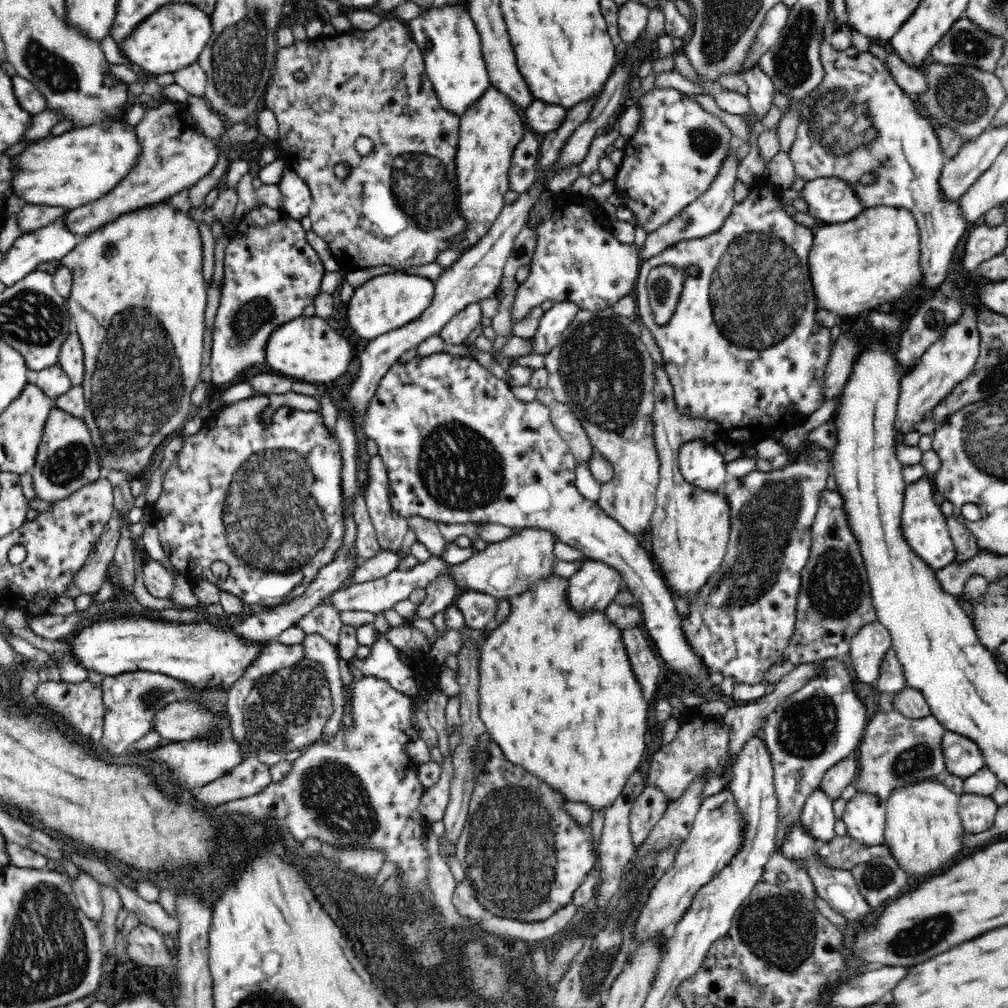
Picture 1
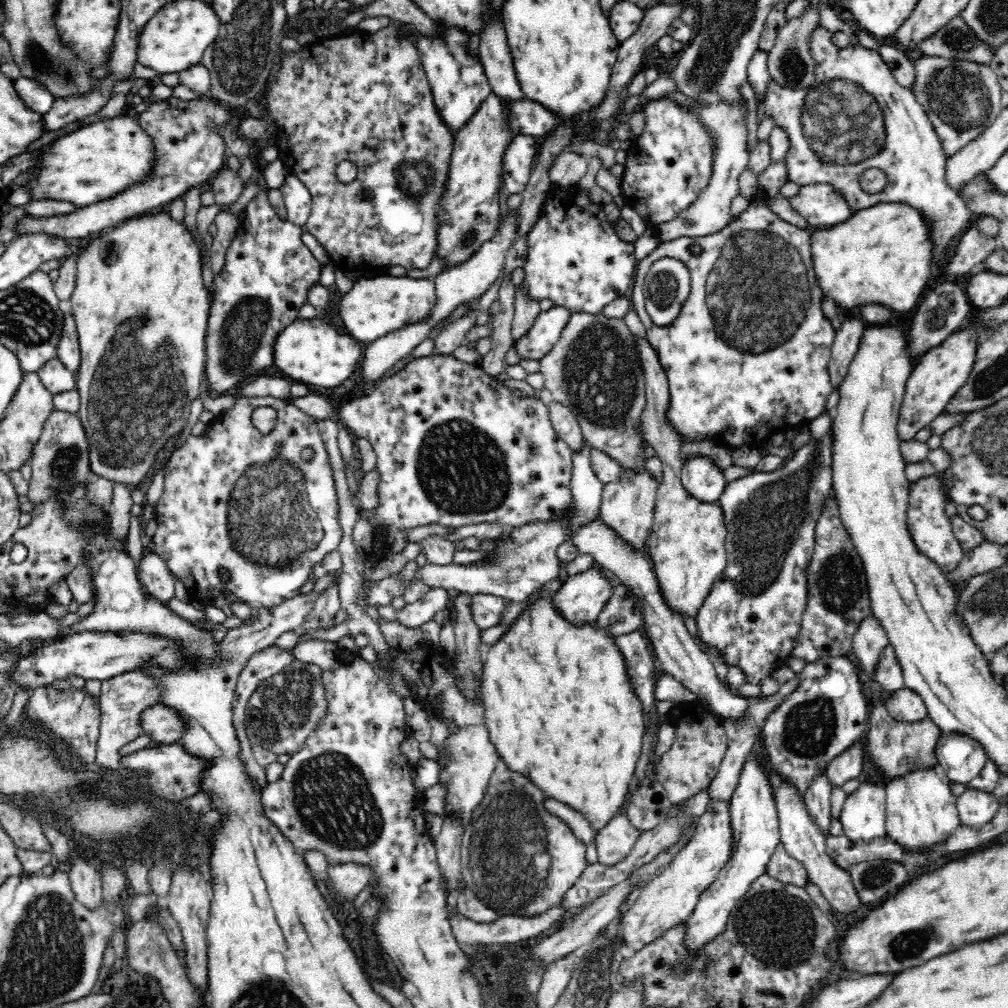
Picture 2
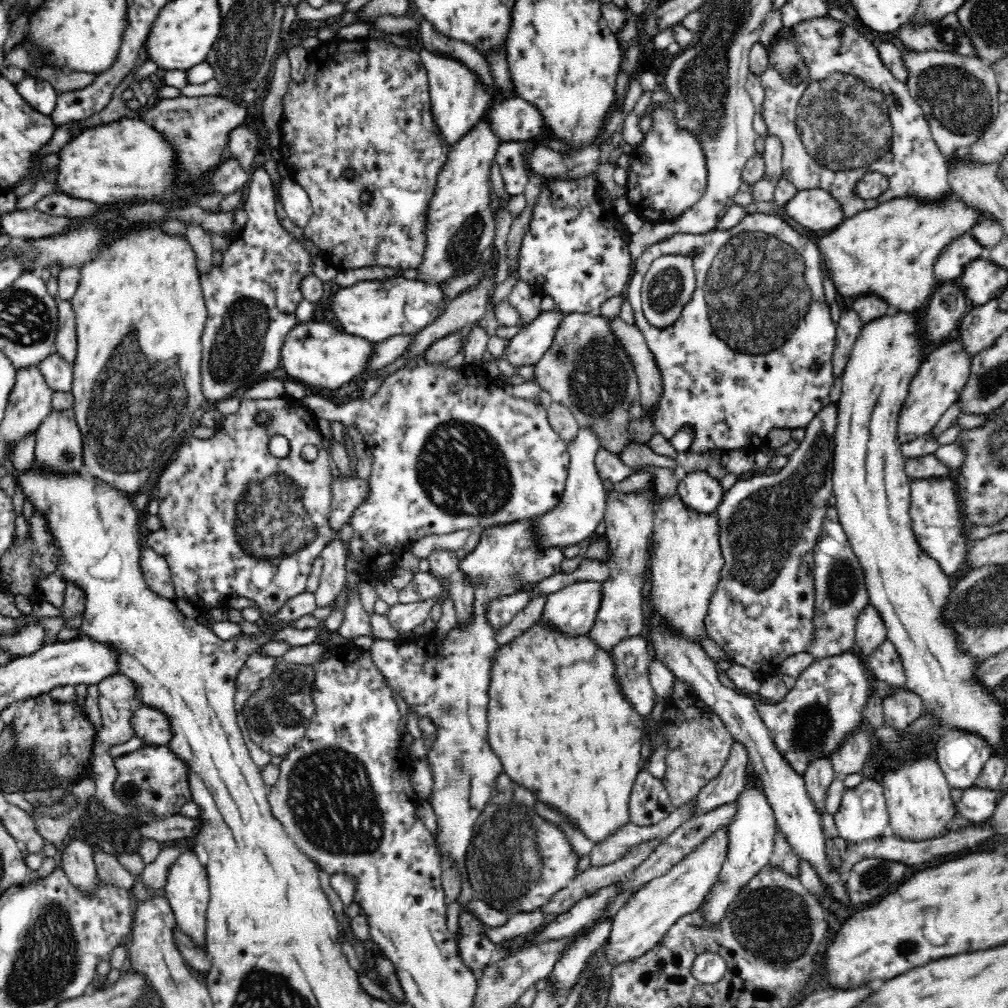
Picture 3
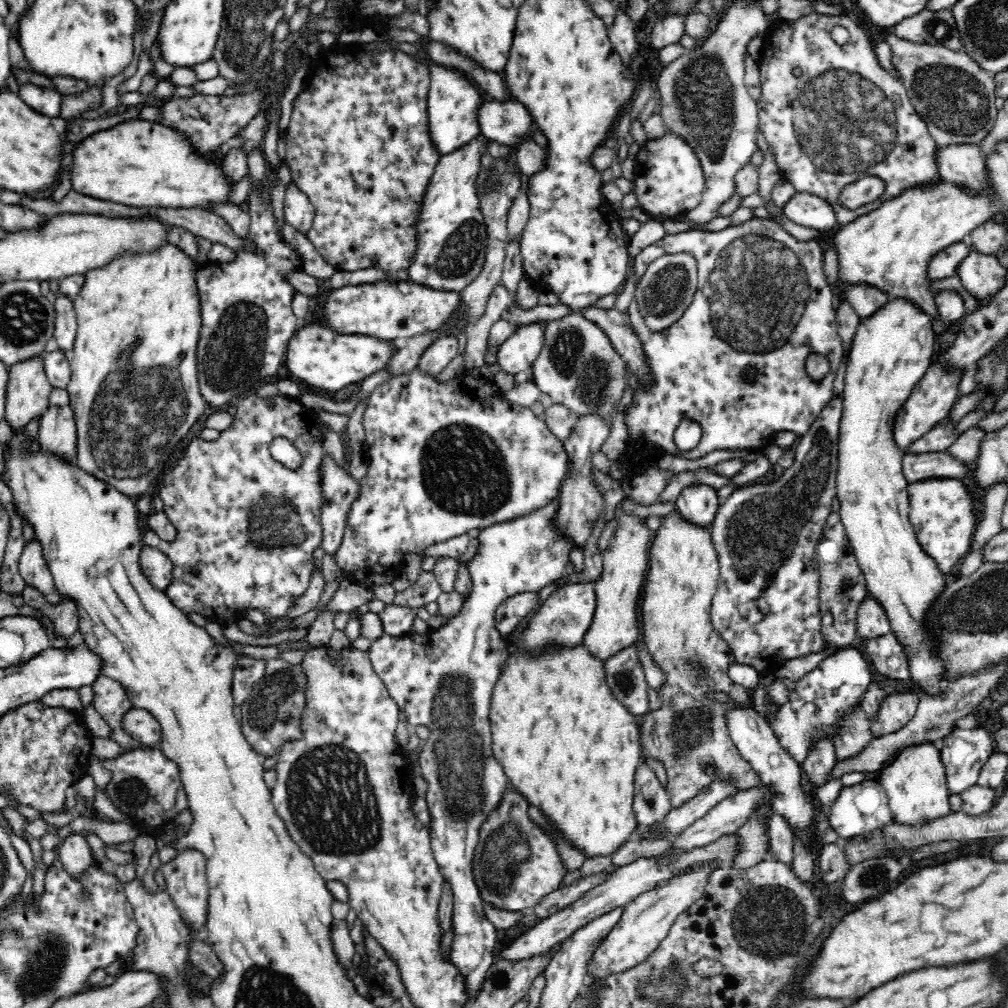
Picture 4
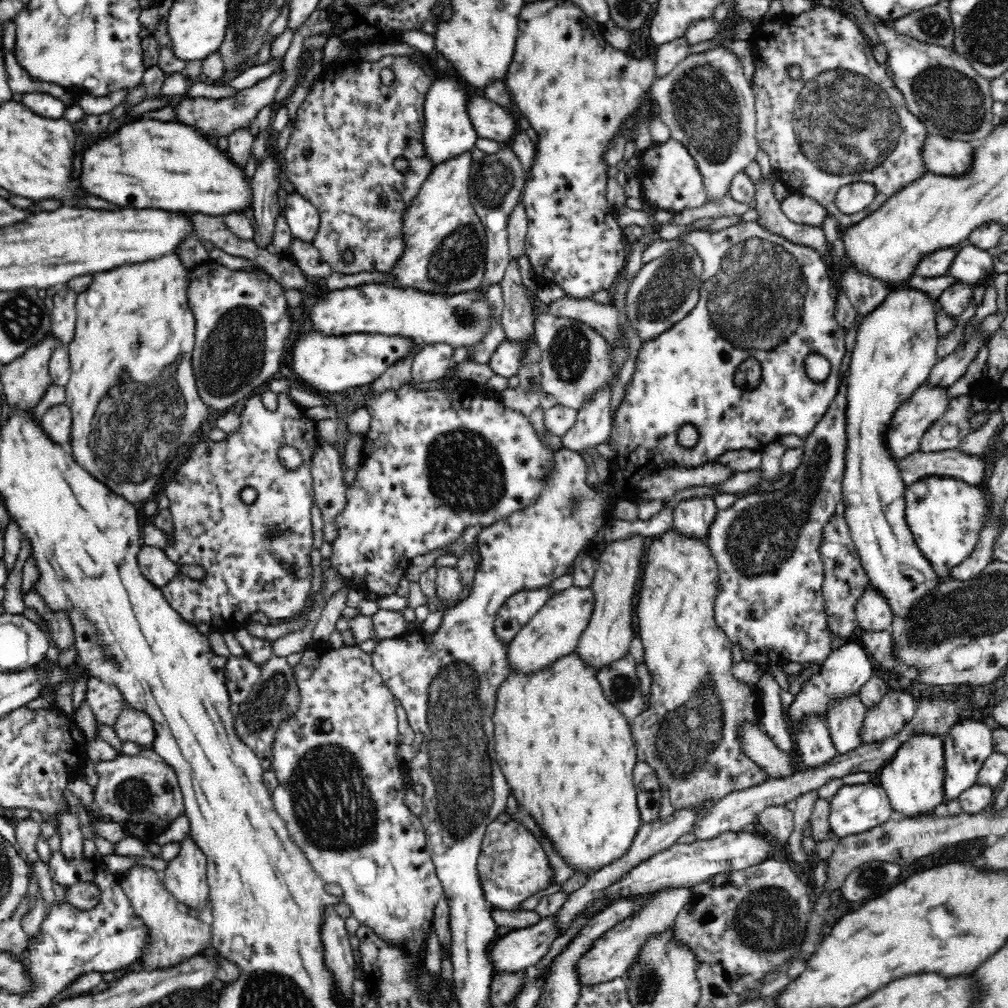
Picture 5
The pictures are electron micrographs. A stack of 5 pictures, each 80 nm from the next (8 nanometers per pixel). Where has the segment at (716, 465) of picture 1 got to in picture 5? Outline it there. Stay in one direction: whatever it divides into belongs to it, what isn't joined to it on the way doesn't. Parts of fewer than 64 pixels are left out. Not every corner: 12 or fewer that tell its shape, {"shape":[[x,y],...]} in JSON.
{"shape":[[712,498],[682,501],[672,530],[706,542],[718,512]]}

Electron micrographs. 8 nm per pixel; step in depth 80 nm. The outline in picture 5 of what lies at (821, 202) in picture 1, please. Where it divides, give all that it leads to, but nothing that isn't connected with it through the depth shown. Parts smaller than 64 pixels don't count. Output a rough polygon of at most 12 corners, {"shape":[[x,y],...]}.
{"shape":[[804,195],[780,199],[796,224],[822,226],[827,210]]}

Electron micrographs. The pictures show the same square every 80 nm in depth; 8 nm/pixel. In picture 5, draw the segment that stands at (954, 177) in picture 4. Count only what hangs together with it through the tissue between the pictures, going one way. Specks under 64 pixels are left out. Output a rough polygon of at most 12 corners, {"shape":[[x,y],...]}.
{"shape":[[927,132],[926,170],[960,176],[972,168],[974,143]]}

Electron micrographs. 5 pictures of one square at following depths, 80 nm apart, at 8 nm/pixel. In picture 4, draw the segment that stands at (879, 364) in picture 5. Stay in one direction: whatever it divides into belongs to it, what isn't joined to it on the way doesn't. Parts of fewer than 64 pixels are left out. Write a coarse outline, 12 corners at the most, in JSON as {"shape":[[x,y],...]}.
{"shape":[[907,298],[849,348],[839,516],[918,689],[944,663],[924,614],[944,573],[918,543],[892,437],[938,353]]}

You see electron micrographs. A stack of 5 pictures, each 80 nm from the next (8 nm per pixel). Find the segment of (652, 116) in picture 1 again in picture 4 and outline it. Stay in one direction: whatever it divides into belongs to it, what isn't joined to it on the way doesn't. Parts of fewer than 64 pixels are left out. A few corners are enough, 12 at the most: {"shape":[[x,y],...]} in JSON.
{"shape":[[672,133],[635,159],[639,207],[674,219],[696,208],[705,178]]}

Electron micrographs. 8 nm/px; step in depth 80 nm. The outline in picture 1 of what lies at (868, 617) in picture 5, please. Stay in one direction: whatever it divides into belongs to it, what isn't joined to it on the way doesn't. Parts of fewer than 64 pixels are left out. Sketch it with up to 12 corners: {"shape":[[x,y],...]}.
{"shape":[[876,620],[850,643],[849,661],[860,682],[874,684],[891,647]]}

